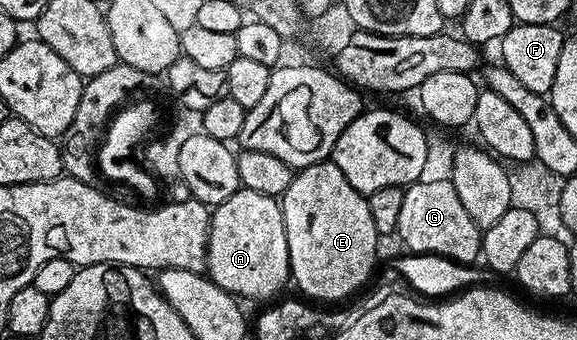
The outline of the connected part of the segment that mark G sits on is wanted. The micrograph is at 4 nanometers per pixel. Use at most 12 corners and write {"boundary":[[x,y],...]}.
{"boundary":[[450,181],[405,187],[411,255],[474,264],[482,235]]}

